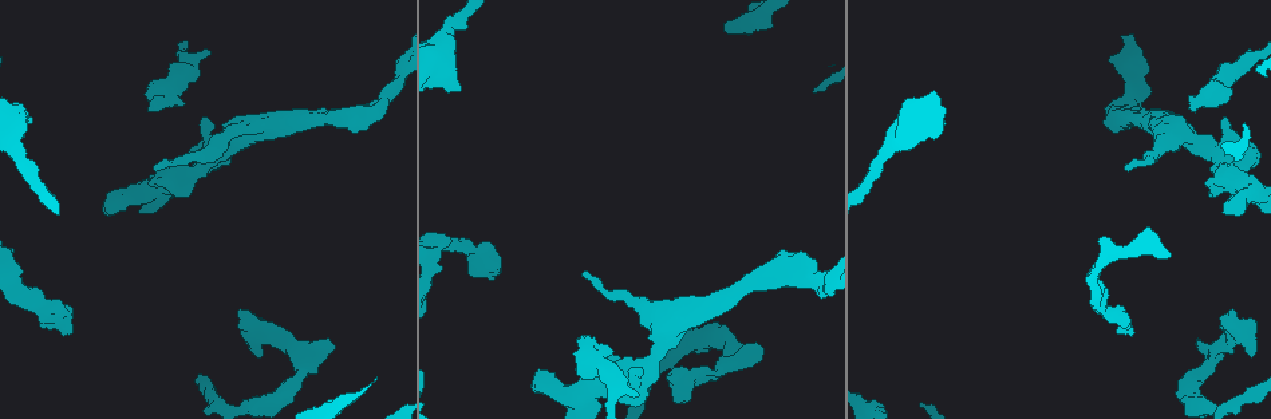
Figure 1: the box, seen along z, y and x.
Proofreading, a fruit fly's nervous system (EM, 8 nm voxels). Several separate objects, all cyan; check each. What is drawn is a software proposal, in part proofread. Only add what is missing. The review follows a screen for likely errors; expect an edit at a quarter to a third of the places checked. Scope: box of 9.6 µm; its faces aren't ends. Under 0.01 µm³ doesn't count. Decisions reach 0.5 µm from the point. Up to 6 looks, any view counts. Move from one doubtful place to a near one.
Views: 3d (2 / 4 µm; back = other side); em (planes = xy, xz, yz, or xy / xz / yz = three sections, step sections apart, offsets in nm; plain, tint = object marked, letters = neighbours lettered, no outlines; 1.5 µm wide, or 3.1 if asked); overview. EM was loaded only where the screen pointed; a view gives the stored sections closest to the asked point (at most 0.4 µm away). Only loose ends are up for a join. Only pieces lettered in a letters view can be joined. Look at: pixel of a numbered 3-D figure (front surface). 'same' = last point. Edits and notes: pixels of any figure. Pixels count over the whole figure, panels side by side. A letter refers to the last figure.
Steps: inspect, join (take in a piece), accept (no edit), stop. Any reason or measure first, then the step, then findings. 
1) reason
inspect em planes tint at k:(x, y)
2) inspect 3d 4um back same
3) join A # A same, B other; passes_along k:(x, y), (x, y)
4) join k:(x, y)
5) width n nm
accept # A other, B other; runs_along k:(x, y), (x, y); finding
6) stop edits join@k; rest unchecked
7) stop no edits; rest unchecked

thick end
inspect em planes plain at 1:(207, 52)

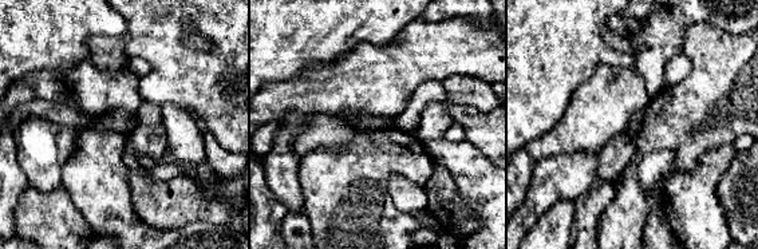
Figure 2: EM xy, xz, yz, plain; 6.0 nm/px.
inspect em planes letters same

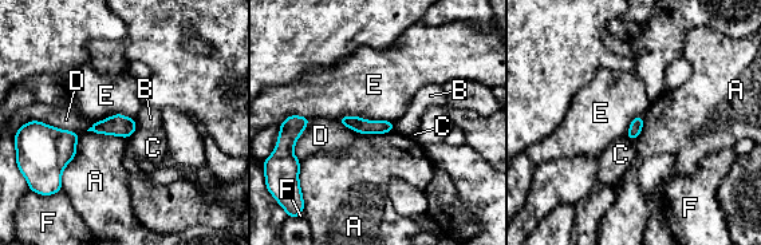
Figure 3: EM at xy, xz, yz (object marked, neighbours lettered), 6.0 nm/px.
longest_contact A 360 nm
accept # A other, B other, C other, D other, E other, F other; no lettered piece goes on from it

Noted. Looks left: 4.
branch stops here
inspect em planes tint at 1:(581, 274)

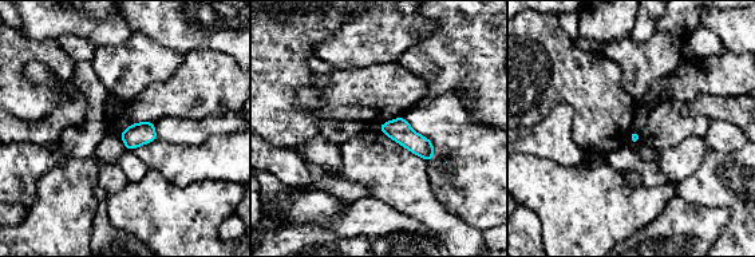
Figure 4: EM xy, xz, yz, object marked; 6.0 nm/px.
inspect em planes letters same

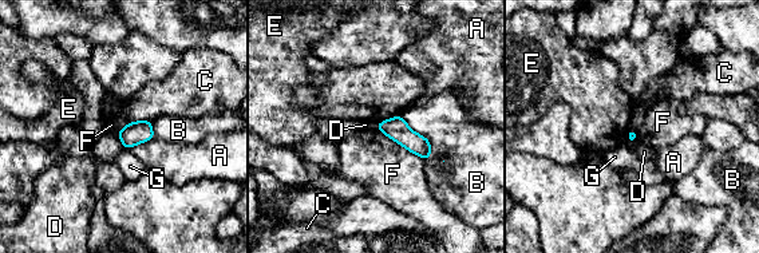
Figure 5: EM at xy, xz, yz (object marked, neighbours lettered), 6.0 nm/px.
accept # A other, B other, C other, D other, E other, F other, G other; border 5:(150, 121), (131, 121), (118, 130); none of them fits

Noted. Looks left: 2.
branch stops here
inspect em yz step 4 tint at 1:(62, 330)

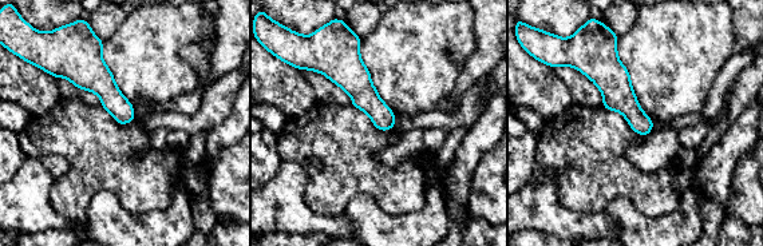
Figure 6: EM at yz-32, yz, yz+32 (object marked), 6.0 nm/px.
another direction
inspect em planes letters same

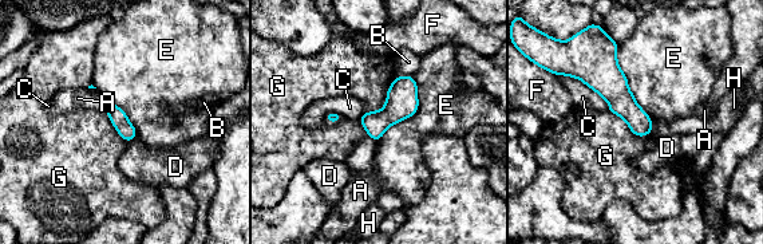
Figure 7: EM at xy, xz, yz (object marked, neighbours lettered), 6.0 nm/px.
accept # A other, B other, C other, D other, E other, F other, G other, H other; none of them fits

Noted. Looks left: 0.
stop no edits; rest unchecked

